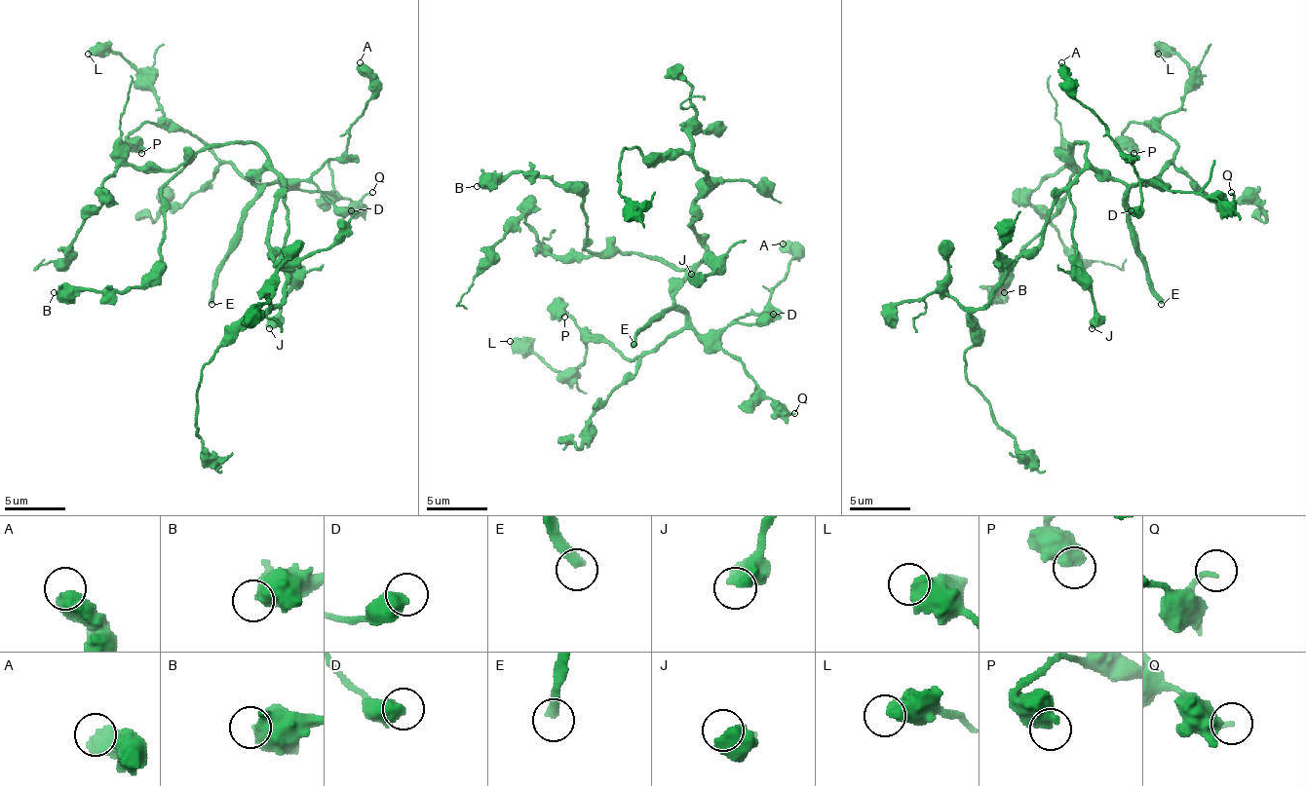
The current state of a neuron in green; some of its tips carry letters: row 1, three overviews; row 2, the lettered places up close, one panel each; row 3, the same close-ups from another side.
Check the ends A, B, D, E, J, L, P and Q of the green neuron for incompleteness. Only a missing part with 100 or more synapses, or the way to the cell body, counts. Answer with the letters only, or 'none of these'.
E

